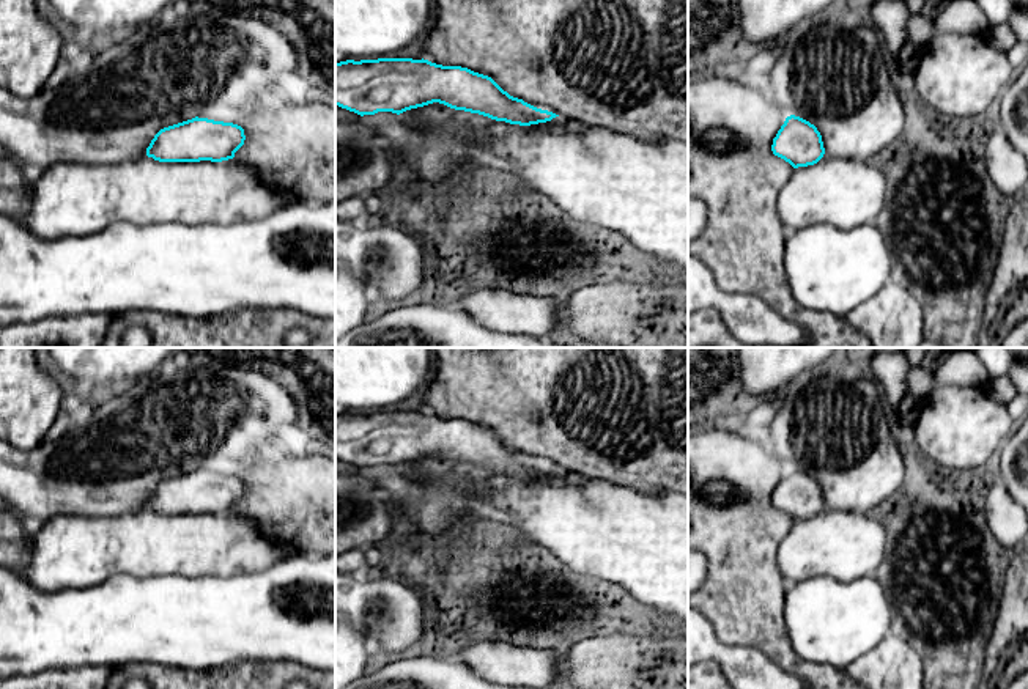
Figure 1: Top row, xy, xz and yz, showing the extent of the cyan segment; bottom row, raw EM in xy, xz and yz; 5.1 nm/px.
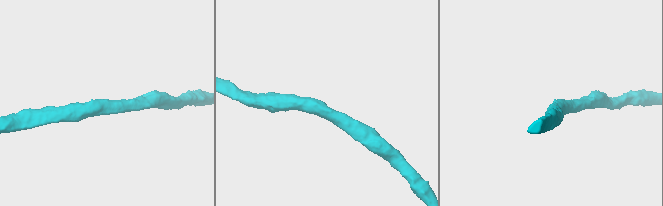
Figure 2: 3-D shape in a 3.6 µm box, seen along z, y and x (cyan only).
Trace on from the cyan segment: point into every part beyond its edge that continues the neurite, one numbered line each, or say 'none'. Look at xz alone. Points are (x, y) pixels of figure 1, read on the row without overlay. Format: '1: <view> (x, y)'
1: xz (639, 541)

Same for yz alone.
1: yz (843, 545)

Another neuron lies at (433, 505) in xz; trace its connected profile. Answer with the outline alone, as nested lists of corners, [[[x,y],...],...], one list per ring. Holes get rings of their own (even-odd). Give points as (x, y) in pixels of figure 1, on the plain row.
[[[397,469],[373,481],[392,502],[398,519],[425,535],[441,535],[457,522],[488,521],[483,514],[485,491],[479,491],[463,472],[441,470],[433,480],[412,480]]]

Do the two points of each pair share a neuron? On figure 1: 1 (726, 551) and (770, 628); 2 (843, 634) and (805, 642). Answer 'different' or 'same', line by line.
1: same
2: same

